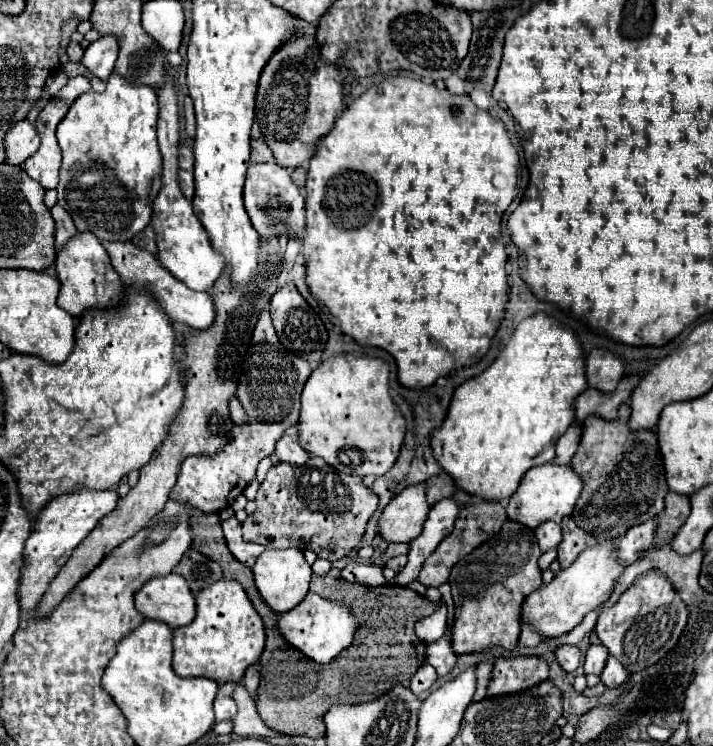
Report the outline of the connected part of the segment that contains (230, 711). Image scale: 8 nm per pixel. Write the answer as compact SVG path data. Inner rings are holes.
M218 696L214 700L214 714L216 714L216 722L232 720L236 716L236 702L228 696Z

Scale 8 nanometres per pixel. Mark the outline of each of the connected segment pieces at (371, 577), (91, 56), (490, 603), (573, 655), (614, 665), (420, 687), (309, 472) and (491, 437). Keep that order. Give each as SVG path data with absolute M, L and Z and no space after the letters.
M348 562L342 570L342 578L348 582L360 582L366 586L378 586L386 584L382 576L382 566L376 566L372 562Z
M110 34L110 36L100 36L96 42L92 42L82 58L82 64L96 74L98 78L106 80L112 70L114 70L114 62L118 58L118 40Z
M506 520L500 532L492 534L452 568L450 586L456 604L452 644L456 654L482 652L492 646L512 650L518 644L524 598L542 586L542 570L538 566L540 554L542 550L532 528Z
M564 644L564 646L560 646L560 648L556 650L556 658L558 658L558 662L562 664L562 668L570 674L570 672L574 672L574 670L580 666L582 652L580 652L578 646L568 646L568 644Z
M608 656L606 668L602 670L600 680L602 680L608 688L618 688L618 686L622 686L622 684L628 680L628 676L630 676L630 674L624 670L624 666L622 666L614 656Z
M424 663L413 676L410 690L412 690L414 694L420 694L420 692L428 690L436 680L437 672L434 667L428 663Z
M310 458L304 466L292 466L284 462L272 466L258 488L254 502L256 510L242 524L242 536L246 542L256 542L270 550L288 546L294 546L298 550L312 550L318 558L326 558L330 562L348 556L350 550L360 544L360 540L364 538L366 522L378 508L378 496L362 484L362 478L336 472L322 458Z
M544 312L528 316L516 326L500 356L482 374L456 388L444 424L434 430L432 452L440 466L454 476L458 488L486 500L506 500L518 490L522 476L536 464L536 456L556 444L574 422L574 400L586 388L586 364L576 334Z

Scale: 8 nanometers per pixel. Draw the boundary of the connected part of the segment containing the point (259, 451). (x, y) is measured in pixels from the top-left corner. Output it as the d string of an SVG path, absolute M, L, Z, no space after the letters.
M262 310L258 314L258 322L252 334L244 372L238 386L238 400L248 412L248 424L242 428L234 426L234 440L218 456L188 456L188 460L184 460L180 468L178 482L172 488L170 498L190 502L204 512L218 512L236 500L236 496L240 496L244 488L256 478L258 462L264 456L270 456L286 428L298 422L300 394L310 374L312 366L306 360L282 348L268 310Z

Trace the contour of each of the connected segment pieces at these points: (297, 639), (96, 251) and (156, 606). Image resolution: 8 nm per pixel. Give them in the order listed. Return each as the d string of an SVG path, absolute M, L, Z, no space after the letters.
M308 592L306 598L296 608L292 608L290 612L280 616L278 626L280 626L282 636L294 648L304 652L314 662L326 664L352 644L352 638L358 630L358 620L348 604L344 604L344 602L340 604L338 600L326 600L314 592Z
M76 232L76 236L72 236L58 250L54 266L60 280L58 304L76 318L80 318L88 308L106 308L110 304L116 304L122 296L120 276L112 268L110 256L104 250L102 242L92 232Z
M180 574L156 576L136 592L136 608L152 620L166 622L170 628L186 626L196 616L194 596Z

